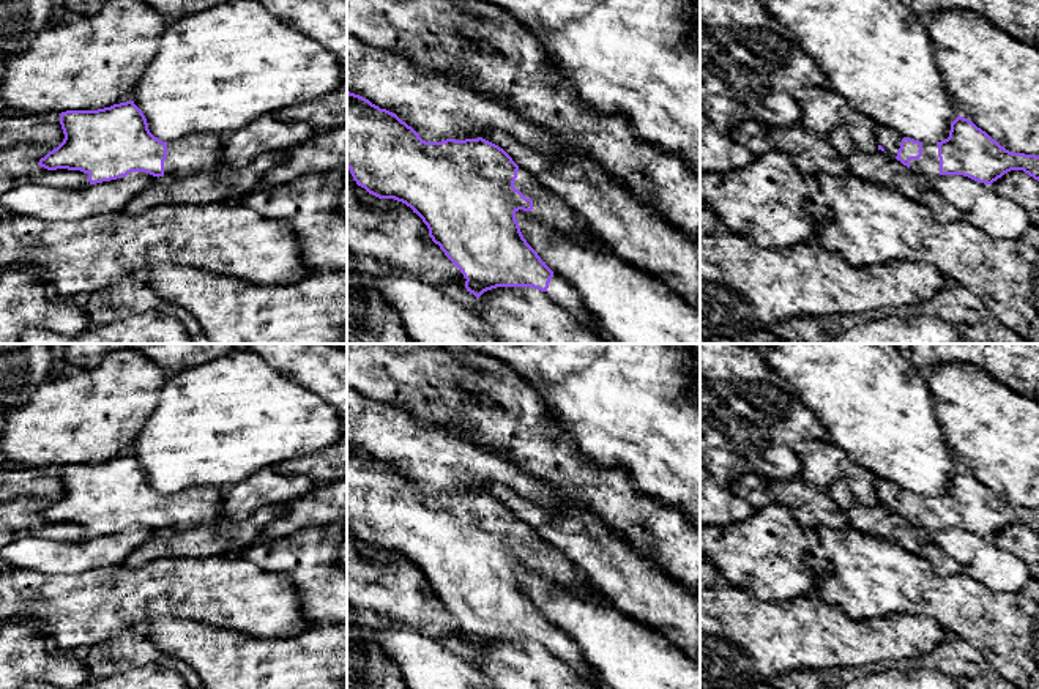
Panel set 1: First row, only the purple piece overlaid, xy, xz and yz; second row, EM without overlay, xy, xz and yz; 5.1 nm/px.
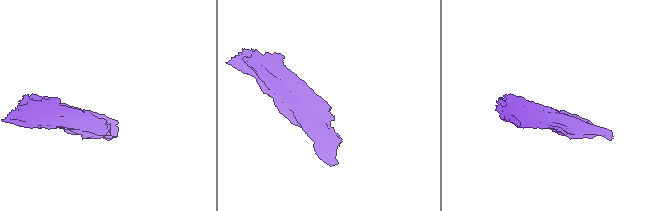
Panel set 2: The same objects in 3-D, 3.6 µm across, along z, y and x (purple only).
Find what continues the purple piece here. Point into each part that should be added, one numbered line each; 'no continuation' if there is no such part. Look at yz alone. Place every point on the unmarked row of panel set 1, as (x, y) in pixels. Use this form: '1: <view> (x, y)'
1: yz (927, 519)

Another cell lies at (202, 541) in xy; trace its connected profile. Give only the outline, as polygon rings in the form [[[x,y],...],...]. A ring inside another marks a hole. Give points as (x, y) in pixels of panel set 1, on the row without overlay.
[[[270,506],[244,520],[219,517],[189,530],[159,530],[145,544],[129,552],[123,568],[139,569],[158,558],[207,558],[233,555],[263,538],[263,527],[274,519]]]

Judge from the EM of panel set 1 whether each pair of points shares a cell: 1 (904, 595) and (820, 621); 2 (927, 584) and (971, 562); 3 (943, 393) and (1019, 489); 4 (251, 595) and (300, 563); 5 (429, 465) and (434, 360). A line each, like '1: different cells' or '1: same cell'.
1: different cells
2: different cells
3: same cell
4: different cells
5: different cells

